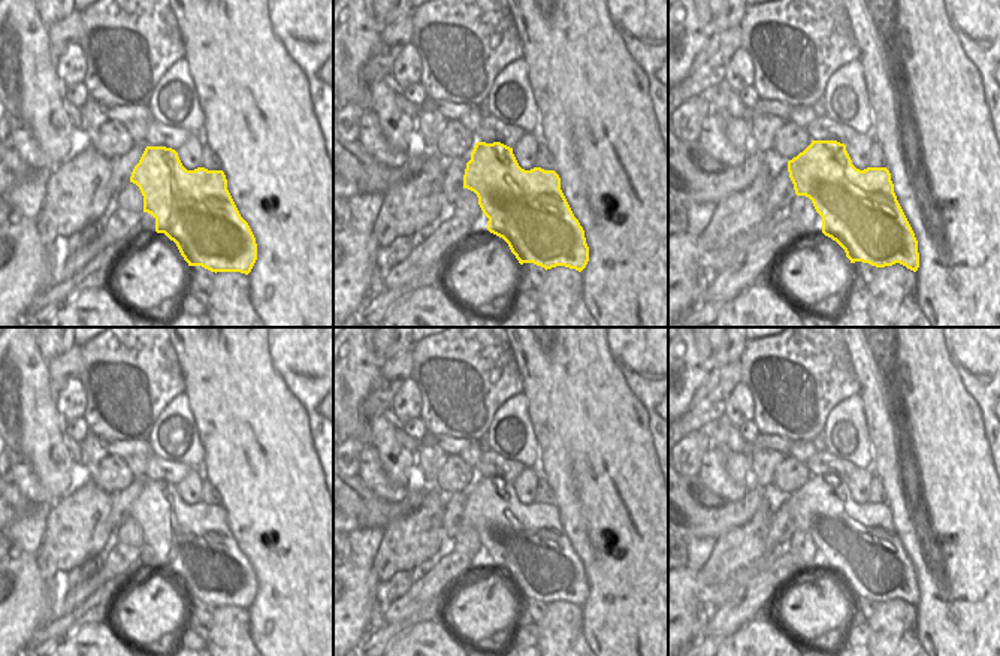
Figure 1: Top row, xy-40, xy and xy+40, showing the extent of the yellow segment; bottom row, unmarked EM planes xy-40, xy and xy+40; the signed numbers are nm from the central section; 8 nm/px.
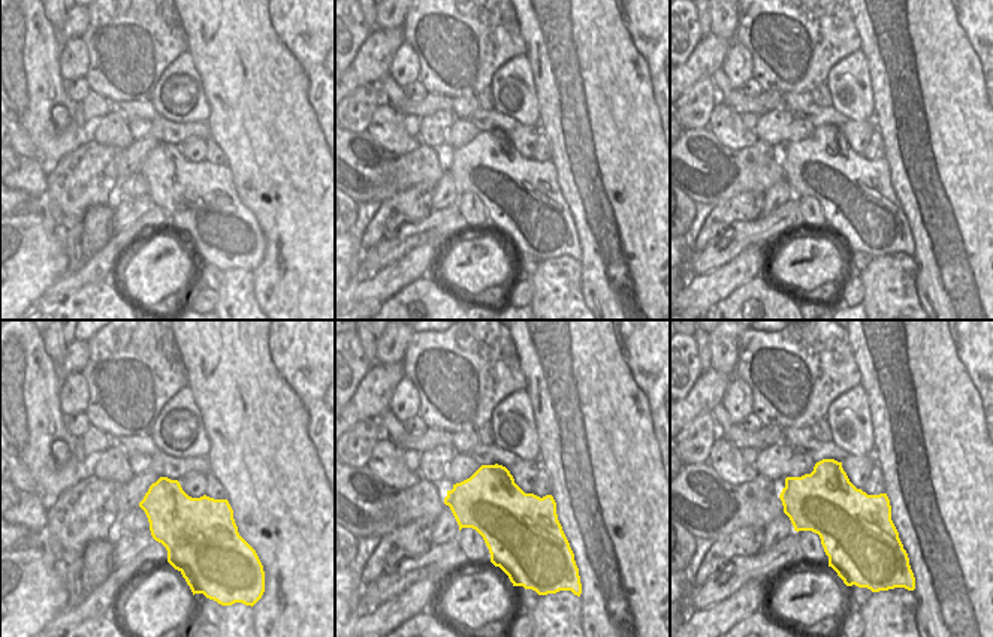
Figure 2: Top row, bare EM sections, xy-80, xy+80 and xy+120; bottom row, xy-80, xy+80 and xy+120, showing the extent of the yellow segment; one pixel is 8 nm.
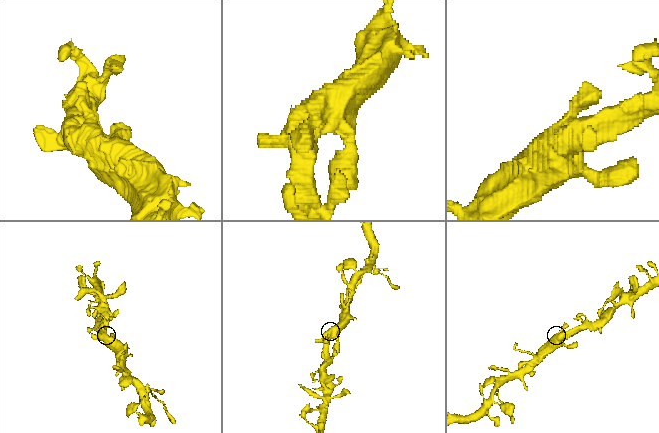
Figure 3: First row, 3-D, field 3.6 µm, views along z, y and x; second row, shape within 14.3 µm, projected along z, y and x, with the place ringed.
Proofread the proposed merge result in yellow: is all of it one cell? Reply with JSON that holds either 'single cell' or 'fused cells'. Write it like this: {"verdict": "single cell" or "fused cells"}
{"verdict": "single cell"}

